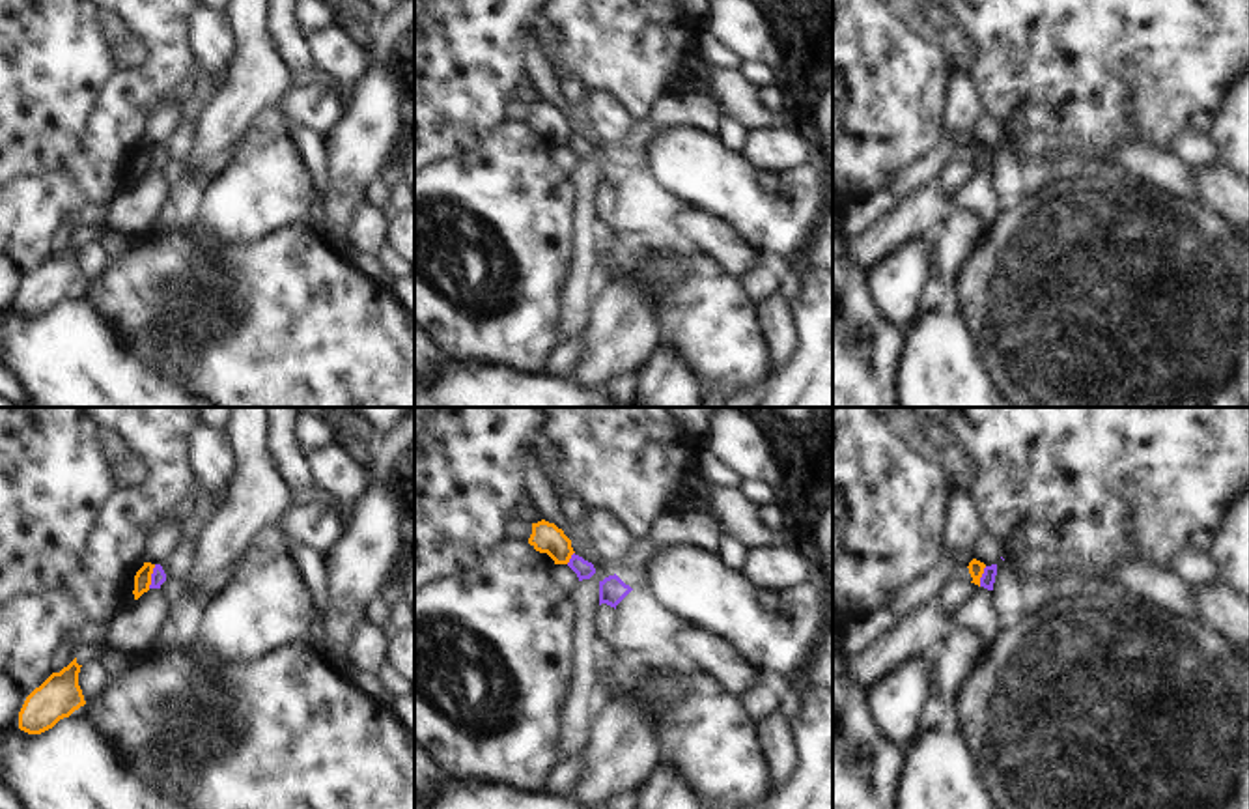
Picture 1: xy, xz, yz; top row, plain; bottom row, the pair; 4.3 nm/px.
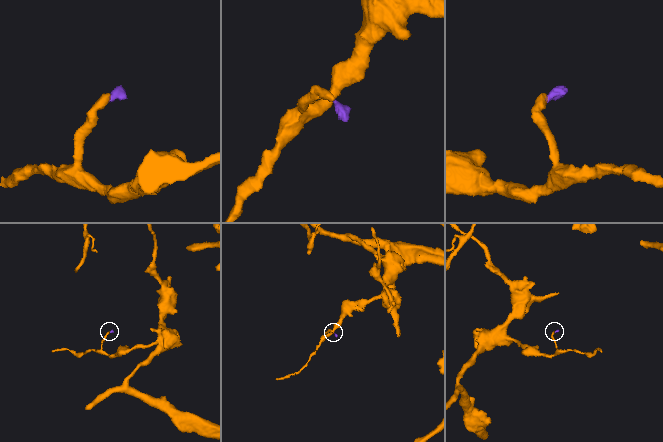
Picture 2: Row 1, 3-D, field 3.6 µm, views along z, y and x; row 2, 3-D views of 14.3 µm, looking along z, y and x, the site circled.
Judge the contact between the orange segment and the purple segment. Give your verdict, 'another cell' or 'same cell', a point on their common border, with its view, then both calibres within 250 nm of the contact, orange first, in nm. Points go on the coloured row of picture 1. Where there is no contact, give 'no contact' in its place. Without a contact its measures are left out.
another cell | xy (150, 576) | 80/60 nm

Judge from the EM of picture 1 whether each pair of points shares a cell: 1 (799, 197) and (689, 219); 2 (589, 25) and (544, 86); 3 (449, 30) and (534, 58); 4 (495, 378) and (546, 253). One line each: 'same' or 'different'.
1: different
2: different
3: different
4: different

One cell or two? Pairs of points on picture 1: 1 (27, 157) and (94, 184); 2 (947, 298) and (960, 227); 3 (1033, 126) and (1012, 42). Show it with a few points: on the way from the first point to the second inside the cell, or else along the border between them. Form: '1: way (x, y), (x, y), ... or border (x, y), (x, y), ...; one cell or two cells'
1: border (86, 135), (62, 170), (30, 174), (19, 180); two cells
2: way (947, 281), (951, 251), (956, 243); one cell
3: way (1033, 105), (1033, 62); one cell

